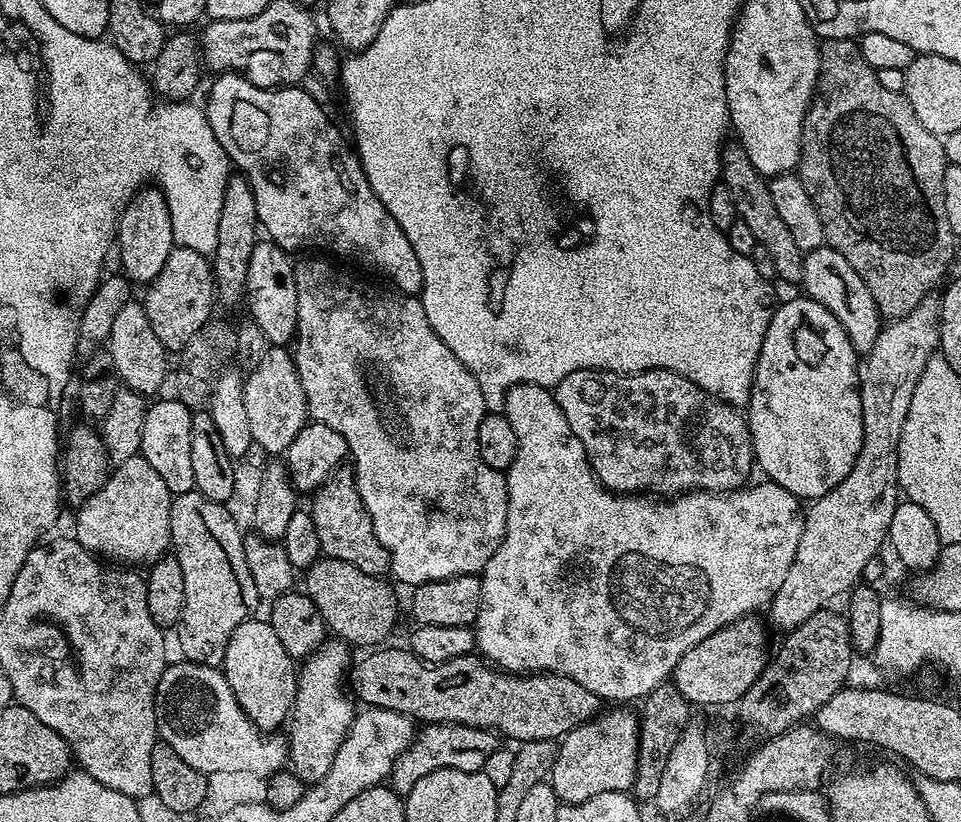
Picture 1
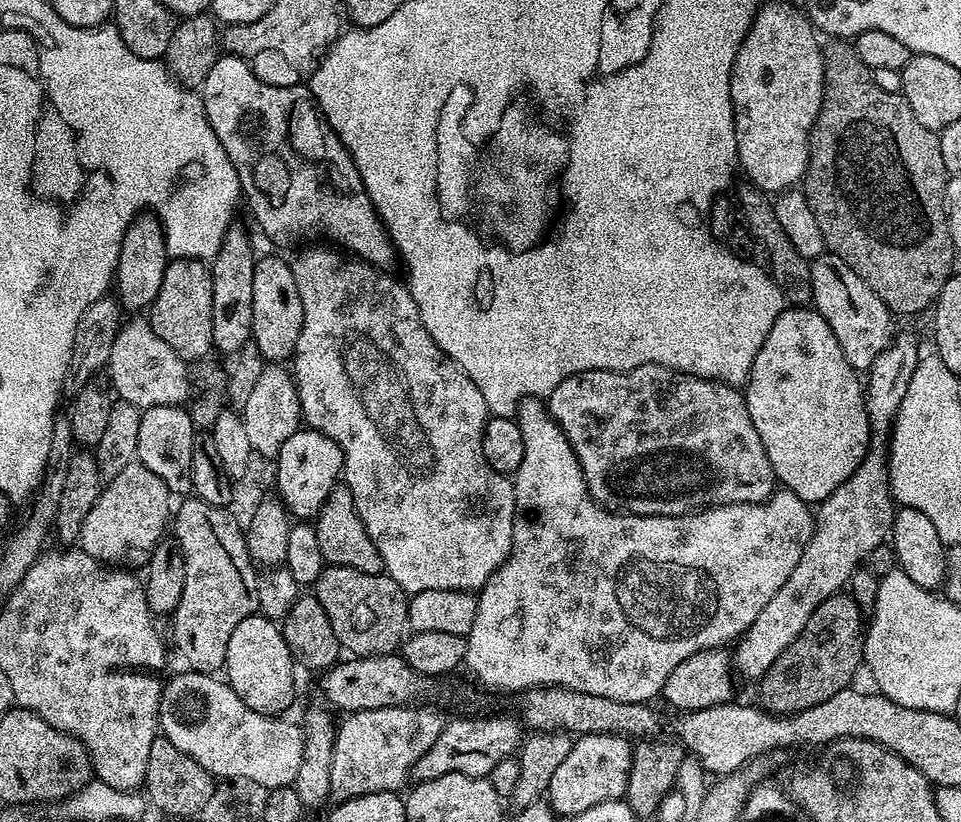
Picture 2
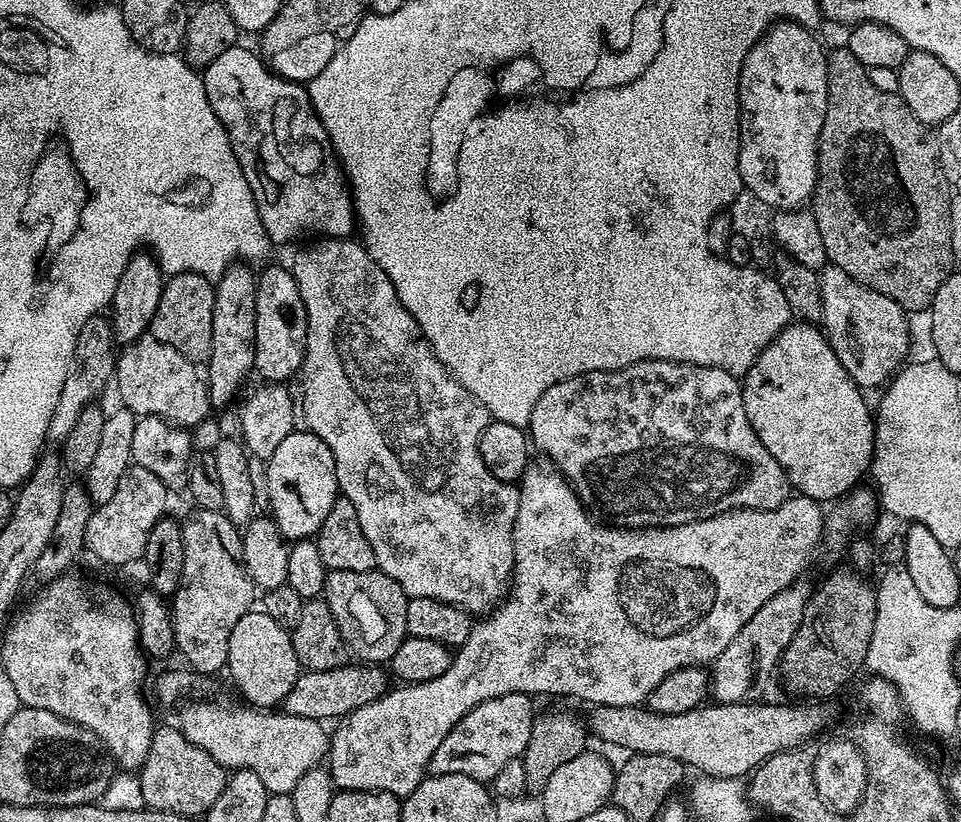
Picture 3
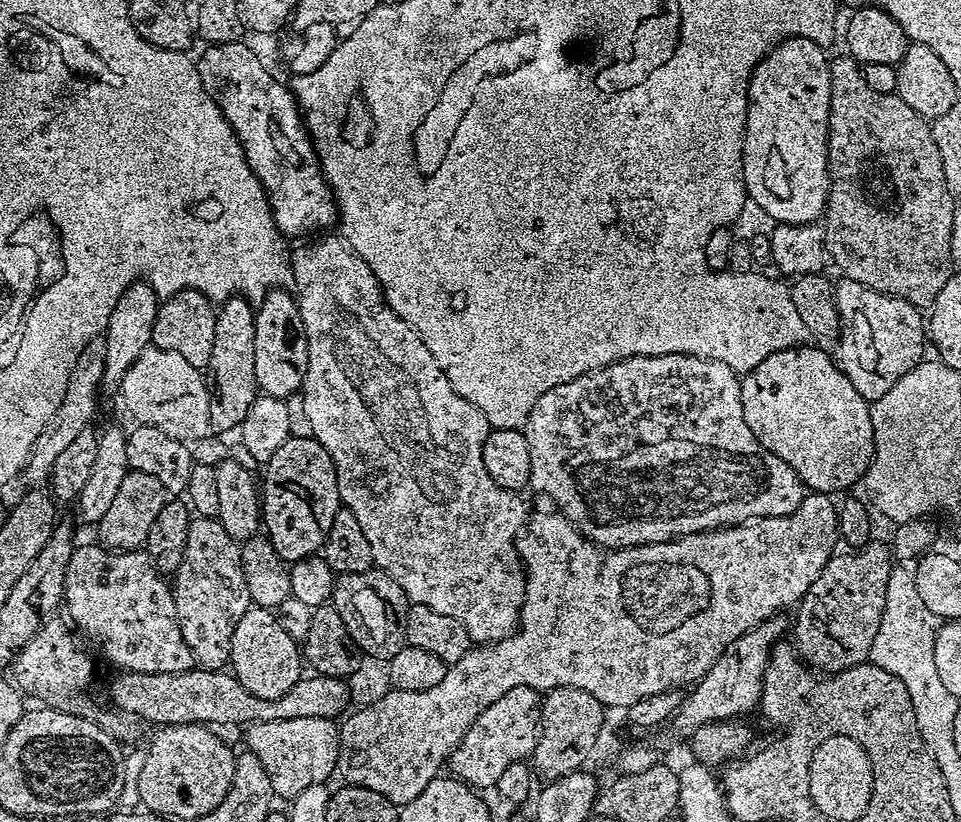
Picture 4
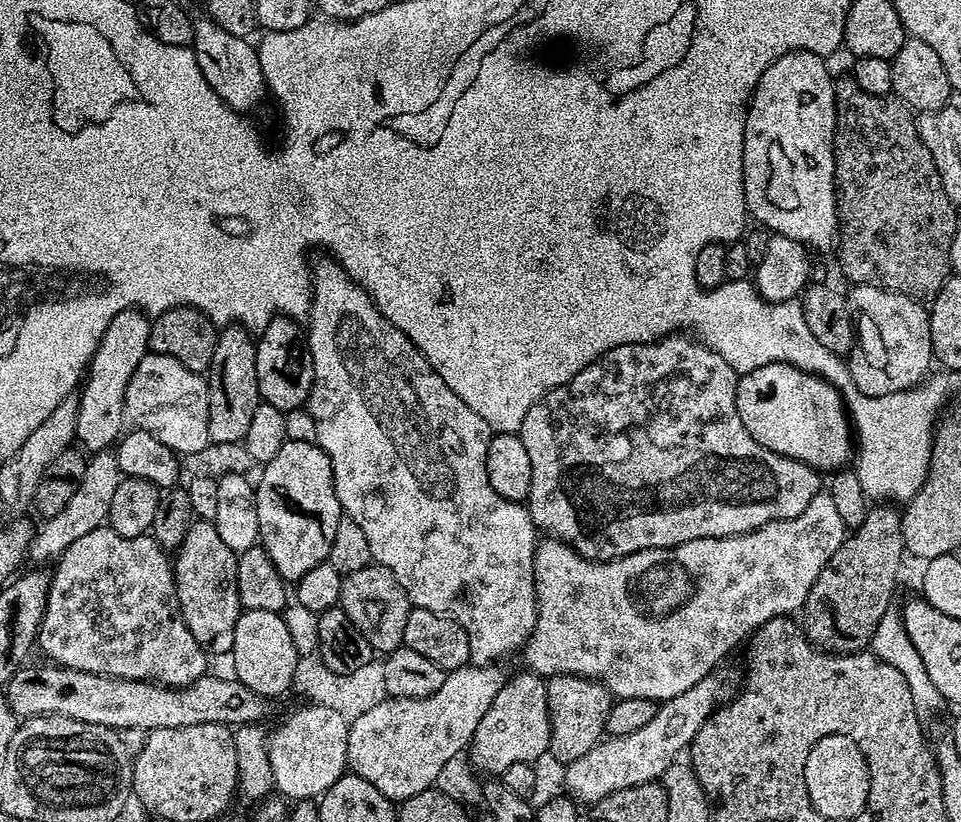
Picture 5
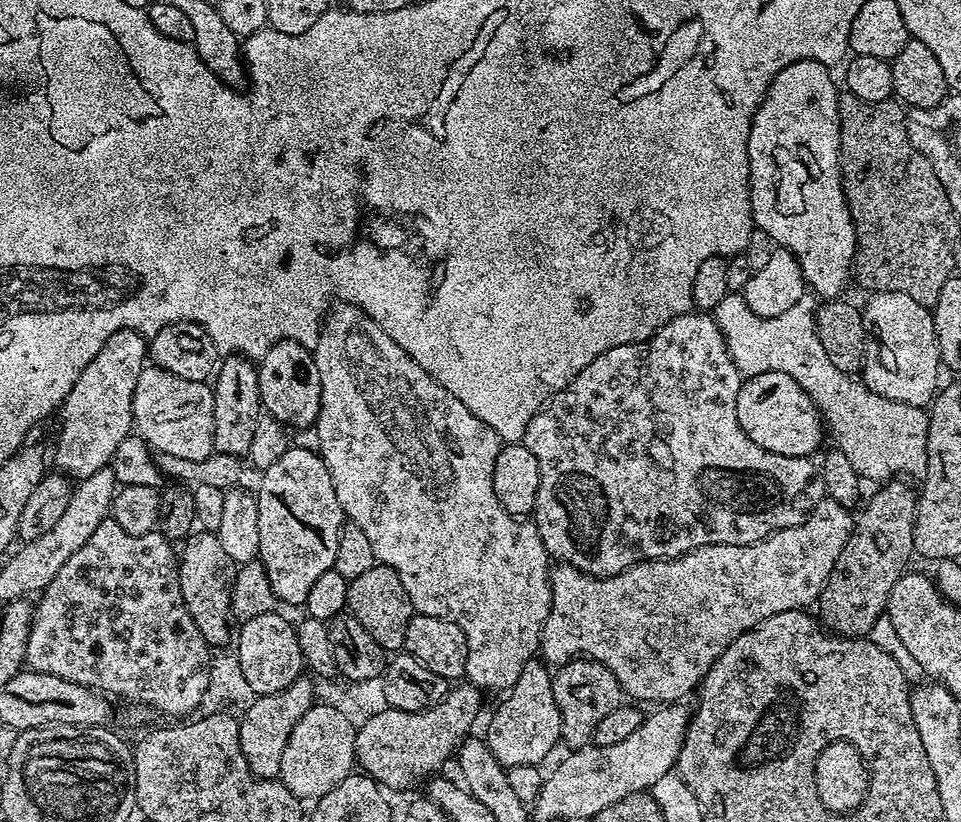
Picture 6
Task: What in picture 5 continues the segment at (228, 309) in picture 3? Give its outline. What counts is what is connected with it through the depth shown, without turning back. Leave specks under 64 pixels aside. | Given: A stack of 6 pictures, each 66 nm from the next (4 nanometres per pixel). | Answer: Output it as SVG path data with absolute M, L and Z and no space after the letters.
M224 326L219 329L212 361L206 373L208 381L208 439L214 443L241 443L250 430L254 410L260 405L256 340L247 328Z

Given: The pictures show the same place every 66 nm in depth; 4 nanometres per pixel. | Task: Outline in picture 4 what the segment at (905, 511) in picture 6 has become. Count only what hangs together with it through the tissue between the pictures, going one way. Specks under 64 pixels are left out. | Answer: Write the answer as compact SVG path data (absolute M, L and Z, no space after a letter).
M869 542L861 548L844 550L844 553L841 551L839 554L832 555L826 562L826 566L822 566L818 578L814 578L810 590L806 590L806 594L800 599L795 609L796 620L794 616L794 632L796 628L794 643L796 651L800 653L800 658L807 667L831 674L869 663L871 646L874 638L877 637L878 626L881 625L882 612L885 609L886 586L894 567L891 547L887 543L876 543Z

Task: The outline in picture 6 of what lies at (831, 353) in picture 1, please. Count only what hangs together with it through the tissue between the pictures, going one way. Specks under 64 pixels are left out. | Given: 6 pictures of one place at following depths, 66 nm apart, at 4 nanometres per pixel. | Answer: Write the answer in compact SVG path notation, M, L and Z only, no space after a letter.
M767 372L747 377L740 385L740 393L736 396L738 422L742 430L762 450L770 450L783 456L811 457L812 451L826 436L826 428L822 423L819 408L812 400L812 395L790 374Z

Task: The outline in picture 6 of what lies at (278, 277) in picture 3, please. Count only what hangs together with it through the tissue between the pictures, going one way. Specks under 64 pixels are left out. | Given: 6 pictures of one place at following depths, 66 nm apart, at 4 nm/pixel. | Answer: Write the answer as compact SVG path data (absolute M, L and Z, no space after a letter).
M279 340L258 361L258 386L263 411L289 429L315 425L320 409L322 386L318 378L316 357L306 346L293 340Z

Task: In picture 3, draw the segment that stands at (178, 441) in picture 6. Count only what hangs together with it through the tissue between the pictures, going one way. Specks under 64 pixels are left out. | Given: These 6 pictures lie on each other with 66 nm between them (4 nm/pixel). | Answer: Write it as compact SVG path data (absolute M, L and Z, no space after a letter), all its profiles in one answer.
M151 334L139 336L134 343L123 345L122 351L116 356L116 371L114 373L114 388L120 395L119 403L134 413L141 416L157 416L169 420L177 428L192 430L196 424L210 416L207 383L196 373L197 365L191 360L182 358L174 346L166 346L166 342L158 342Z

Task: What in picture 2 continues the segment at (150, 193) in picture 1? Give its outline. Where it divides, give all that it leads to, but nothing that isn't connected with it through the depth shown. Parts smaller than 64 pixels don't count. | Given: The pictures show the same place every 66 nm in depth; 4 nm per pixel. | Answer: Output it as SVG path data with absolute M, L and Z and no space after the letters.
M141 214L132 220L122 238L114 277L114 295L125 313L140 314L151 308L158 296L158 286L162 286L169 259L170 249L166 246L160 219L155 214Z

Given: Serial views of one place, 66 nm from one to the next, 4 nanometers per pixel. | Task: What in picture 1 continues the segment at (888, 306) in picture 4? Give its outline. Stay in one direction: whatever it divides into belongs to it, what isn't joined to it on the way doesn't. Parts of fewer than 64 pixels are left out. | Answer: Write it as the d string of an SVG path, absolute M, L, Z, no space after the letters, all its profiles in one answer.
M825 246L805 255L802 287L807 299L826 306L826 310L830 310L830 314L842 322L857 353L867 354L872 349L882 327L880 311L876 308L866 282L858 278L858 270L854 270L854 266L850 266L850 262L846 262L838 250Z

